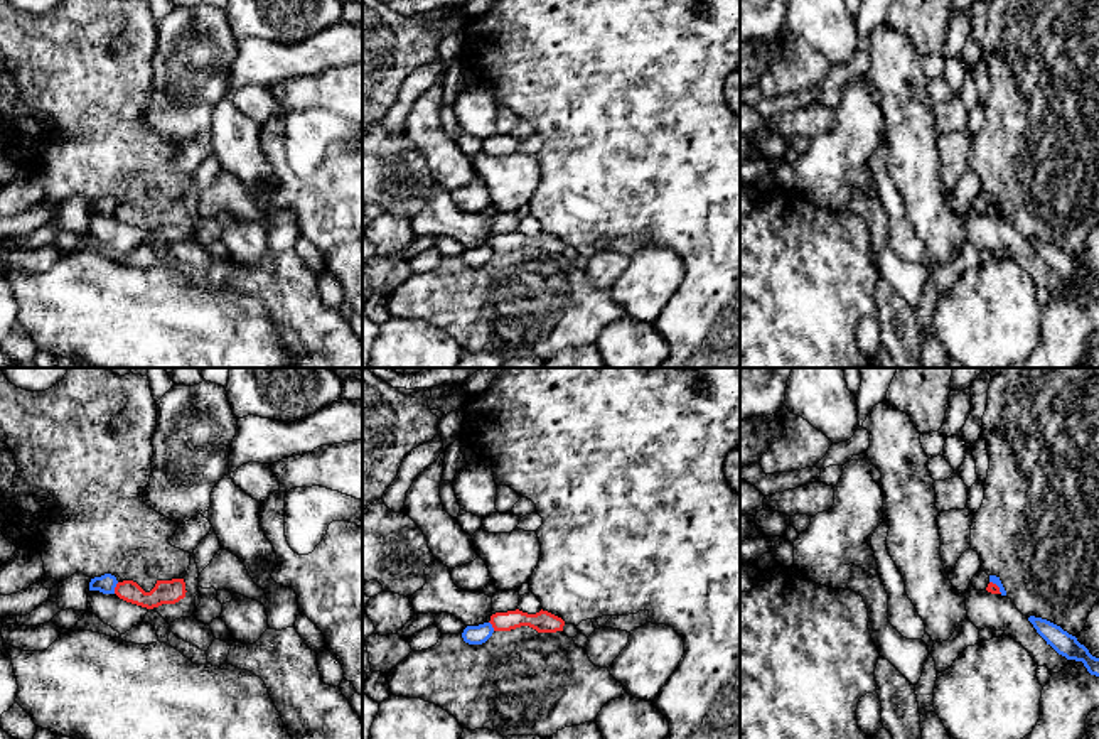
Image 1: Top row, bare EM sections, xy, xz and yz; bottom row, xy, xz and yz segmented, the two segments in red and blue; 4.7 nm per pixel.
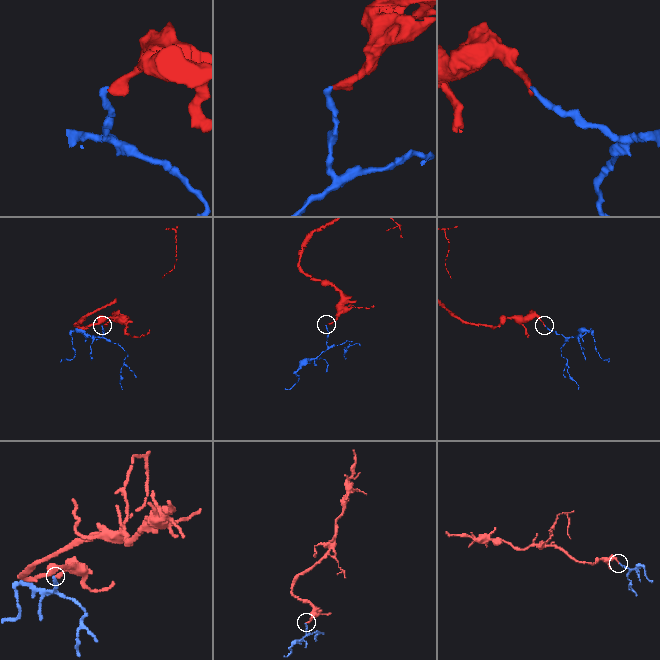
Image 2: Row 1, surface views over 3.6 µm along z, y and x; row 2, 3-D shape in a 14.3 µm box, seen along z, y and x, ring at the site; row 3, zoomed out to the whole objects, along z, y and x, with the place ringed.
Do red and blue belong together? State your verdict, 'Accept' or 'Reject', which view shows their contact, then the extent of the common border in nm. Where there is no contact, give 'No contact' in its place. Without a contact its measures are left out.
Reject. Touches red in xy. Shared border 60 nm

